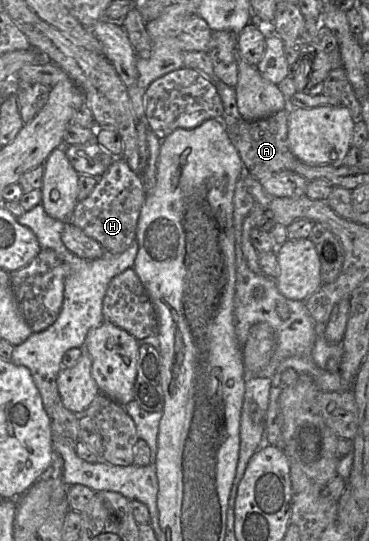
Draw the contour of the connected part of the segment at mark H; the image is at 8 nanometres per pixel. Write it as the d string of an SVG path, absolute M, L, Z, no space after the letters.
M115 157L97 181L92 192L75 207L72 223L95 239L105 253L124 252L135 240L138 217L145 199L140 175L133 172L122 157Z

